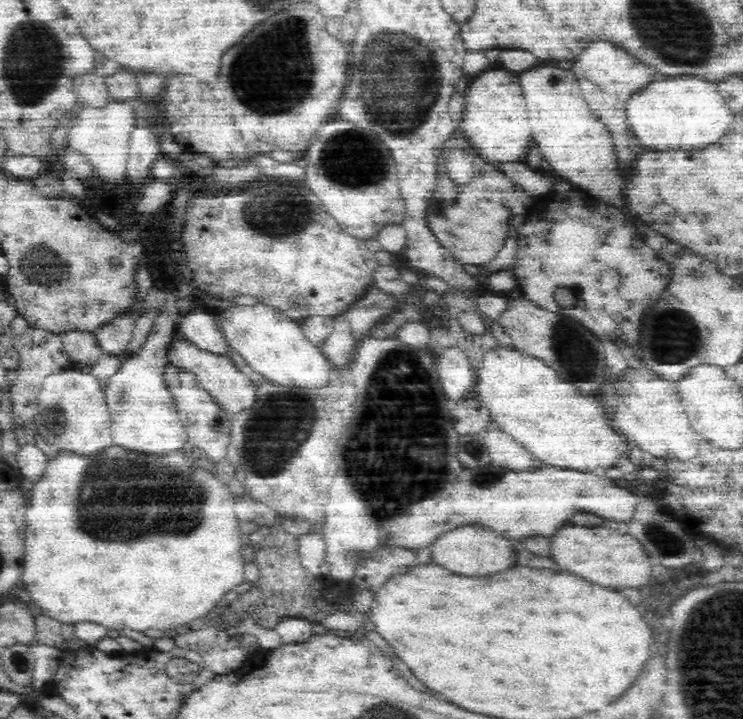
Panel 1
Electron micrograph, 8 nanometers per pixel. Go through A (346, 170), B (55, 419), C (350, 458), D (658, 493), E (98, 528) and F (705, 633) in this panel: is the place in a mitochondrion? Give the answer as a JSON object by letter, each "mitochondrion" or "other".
{"A":"mitochondrion","B":"mitochondrion","C":"mitochondrion","D":"other","E":"mitochondrion","F":"mitochondrion"}

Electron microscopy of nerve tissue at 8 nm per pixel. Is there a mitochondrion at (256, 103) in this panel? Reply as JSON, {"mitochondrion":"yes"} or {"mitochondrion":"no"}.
{"mitochondrion":"yes"}

